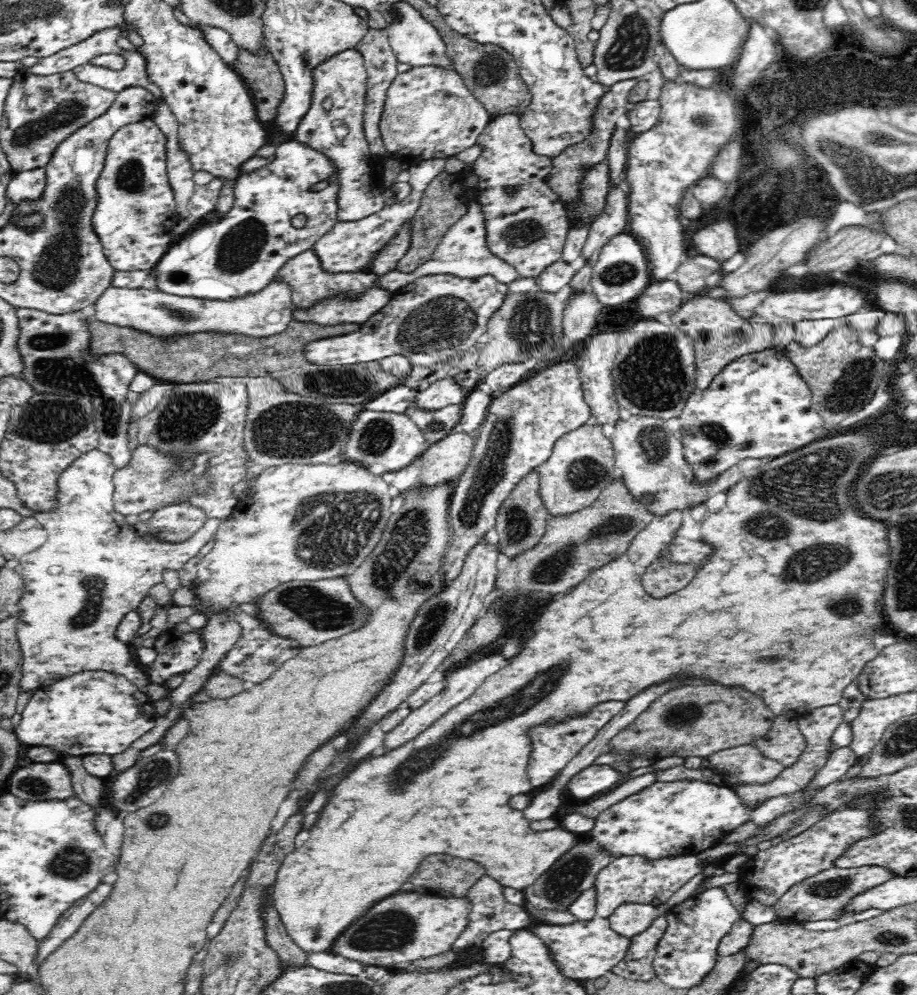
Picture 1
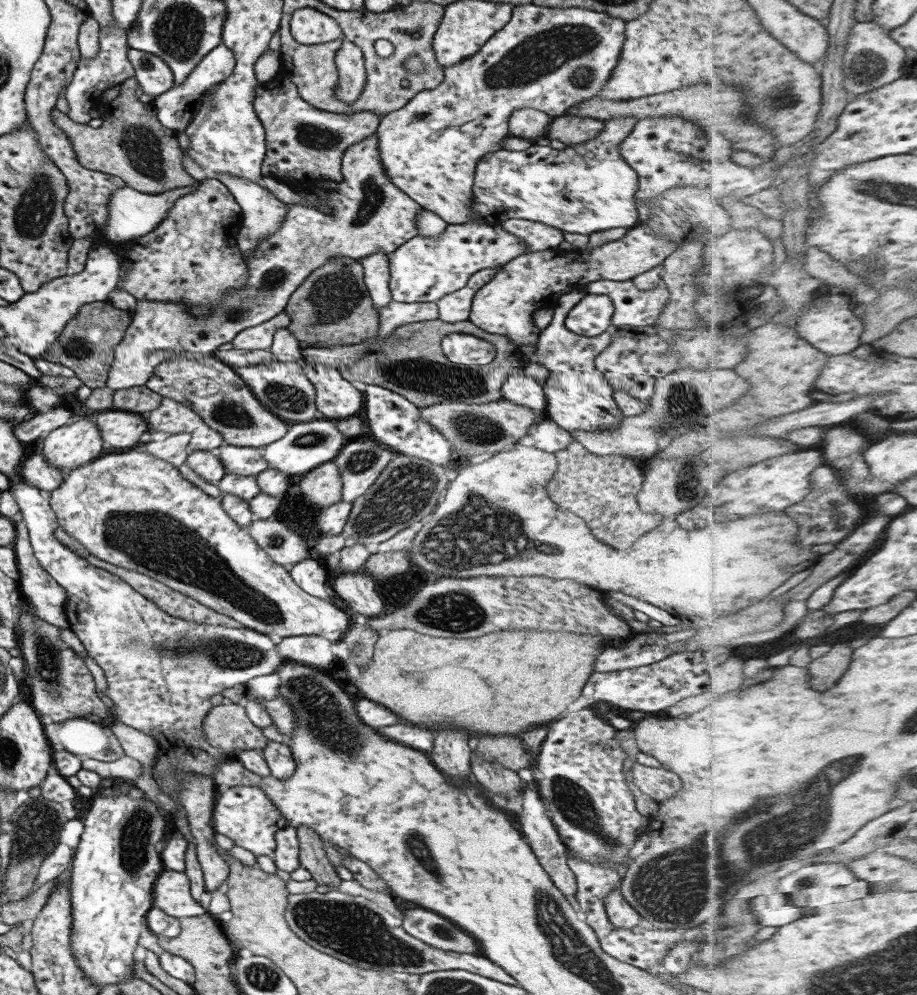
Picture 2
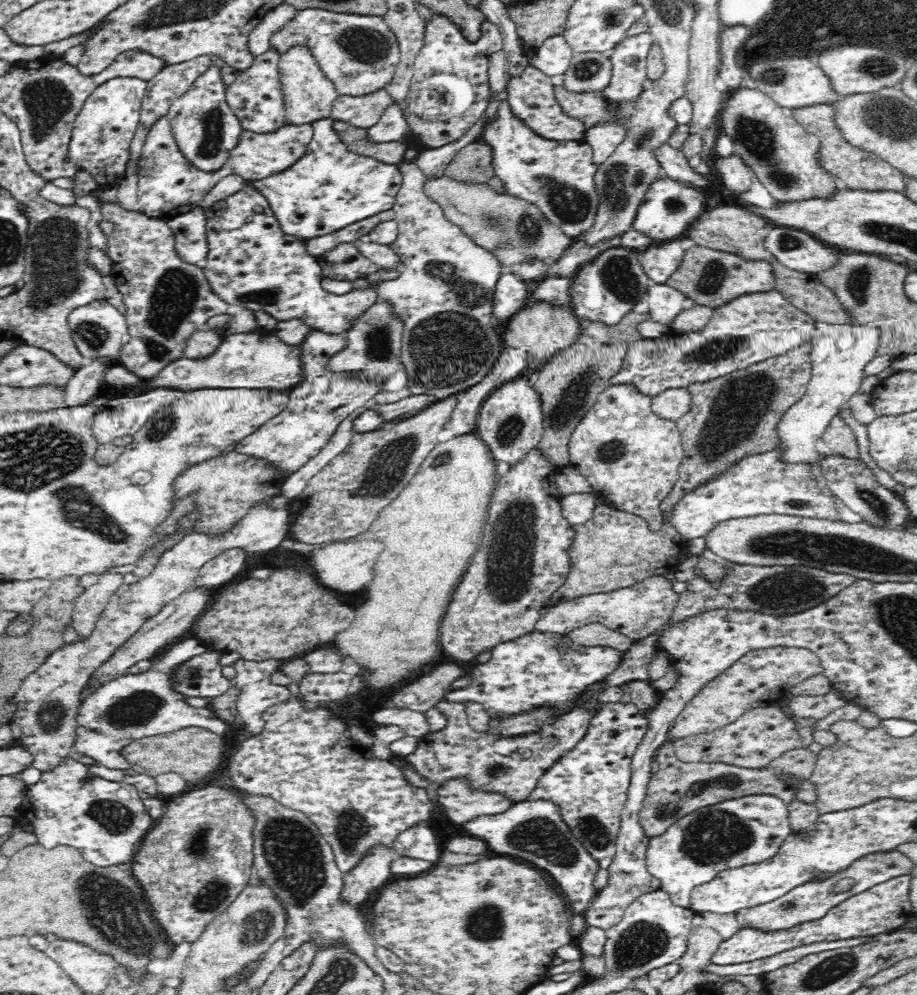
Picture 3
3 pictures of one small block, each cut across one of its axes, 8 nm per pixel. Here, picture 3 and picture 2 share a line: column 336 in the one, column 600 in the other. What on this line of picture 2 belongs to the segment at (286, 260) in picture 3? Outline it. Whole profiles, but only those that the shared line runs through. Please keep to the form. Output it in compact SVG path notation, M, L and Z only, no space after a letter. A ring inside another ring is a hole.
M588 293L568 313L565 320L566 328L574 334L598 336L612 326L614 309L611 297Z

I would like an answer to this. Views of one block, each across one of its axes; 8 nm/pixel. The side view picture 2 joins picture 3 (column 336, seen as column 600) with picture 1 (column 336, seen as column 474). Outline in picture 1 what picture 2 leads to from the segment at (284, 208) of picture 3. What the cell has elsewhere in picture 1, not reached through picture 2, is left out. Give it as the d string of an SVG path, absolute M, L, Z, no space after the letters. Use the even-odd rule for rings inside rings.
M290 138L275 148L275 158L266 166L253 172L240 172L234 184L234 206L230 212L222 214L216 221L196 222L194 227L176 239L166 254L158 260L150 274L157 274L156 288L162 293L202 298L209 300L236 300L248 294L260 292L276 279L278 269L286 264L289 258L313 248L315 242L330 232L339 221L338 192L339 182L330 159L320 151ZM328 180L330 185L325 190L313 192L312 186ZM296 214L305 214L307 221L299 229L292 225Z

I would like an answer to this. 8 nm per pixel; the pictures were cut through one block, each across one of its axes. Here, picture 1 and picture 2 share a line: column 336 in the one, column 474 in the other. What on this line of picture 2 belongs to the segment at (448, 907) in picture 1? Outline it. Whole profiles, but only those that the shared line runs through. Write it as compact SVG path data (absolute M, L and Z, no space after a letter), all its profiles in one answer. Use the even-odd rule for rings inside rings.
M408 910L402 921L404 932L413 938L440 950L464 954L480 954L478 942L452 922L430 910Z

